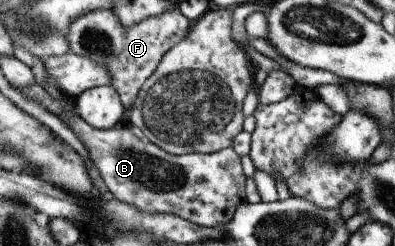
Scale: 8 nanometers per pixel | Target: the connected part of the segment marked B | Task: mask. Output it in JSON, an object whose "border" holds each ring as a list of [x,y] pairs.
{"border":[[[38,82],[18,88],[18,92],[30,100],[40,102],[48,108],[48,112],[52,112],[52,116],[56,114],[62,122],[66,122],[90,152],[92,162],[100,170],[110,192],[120,202],[136,206],[144,214],[173,214],[200,226],[214,228],[232,222],[238,208],[247,202],[246,172],[242,158],[232,147],[211,155],[173,155],[147,139],[138,139],[132,134],[128,123],[118,124],[108,130],[90,126],[75,112],[75,106],[70,101],[60,104]]]}

